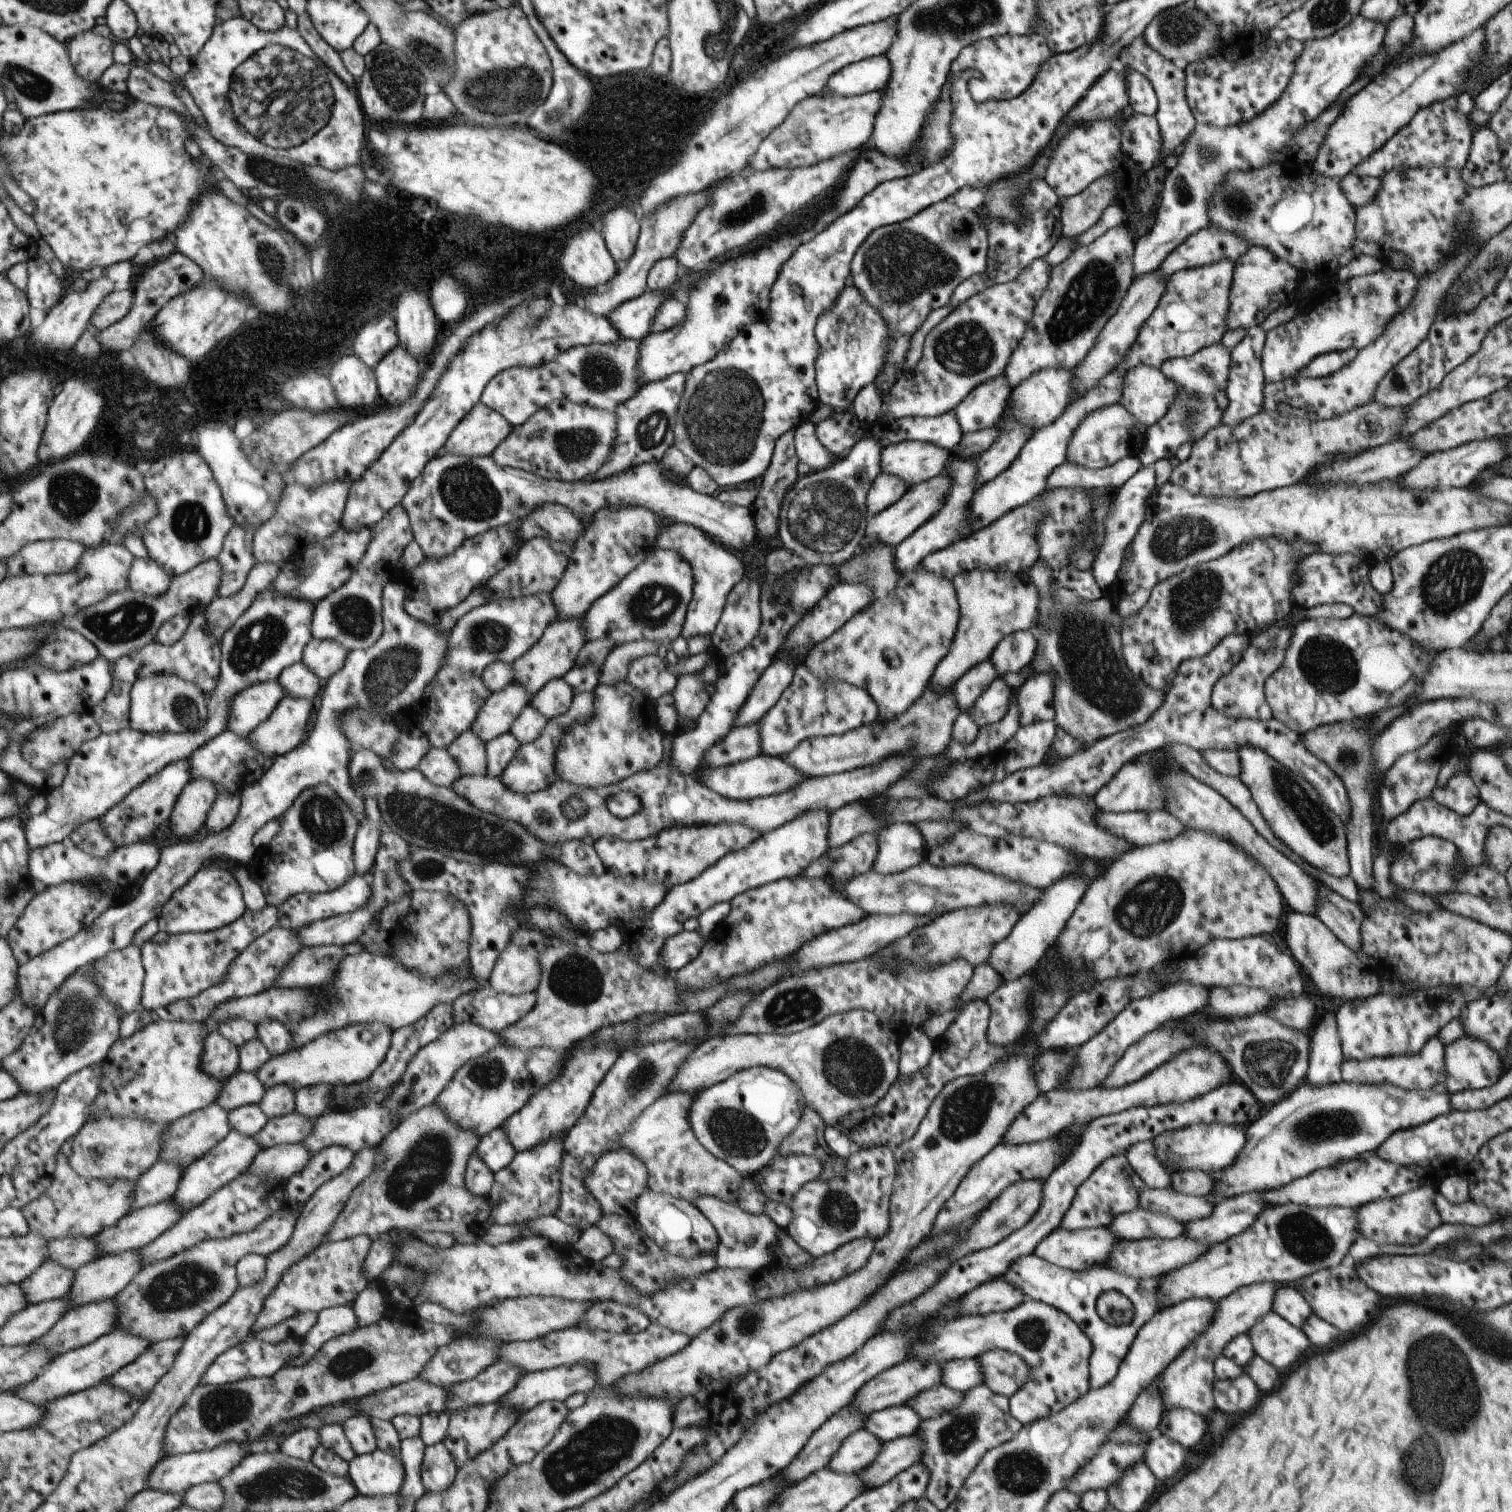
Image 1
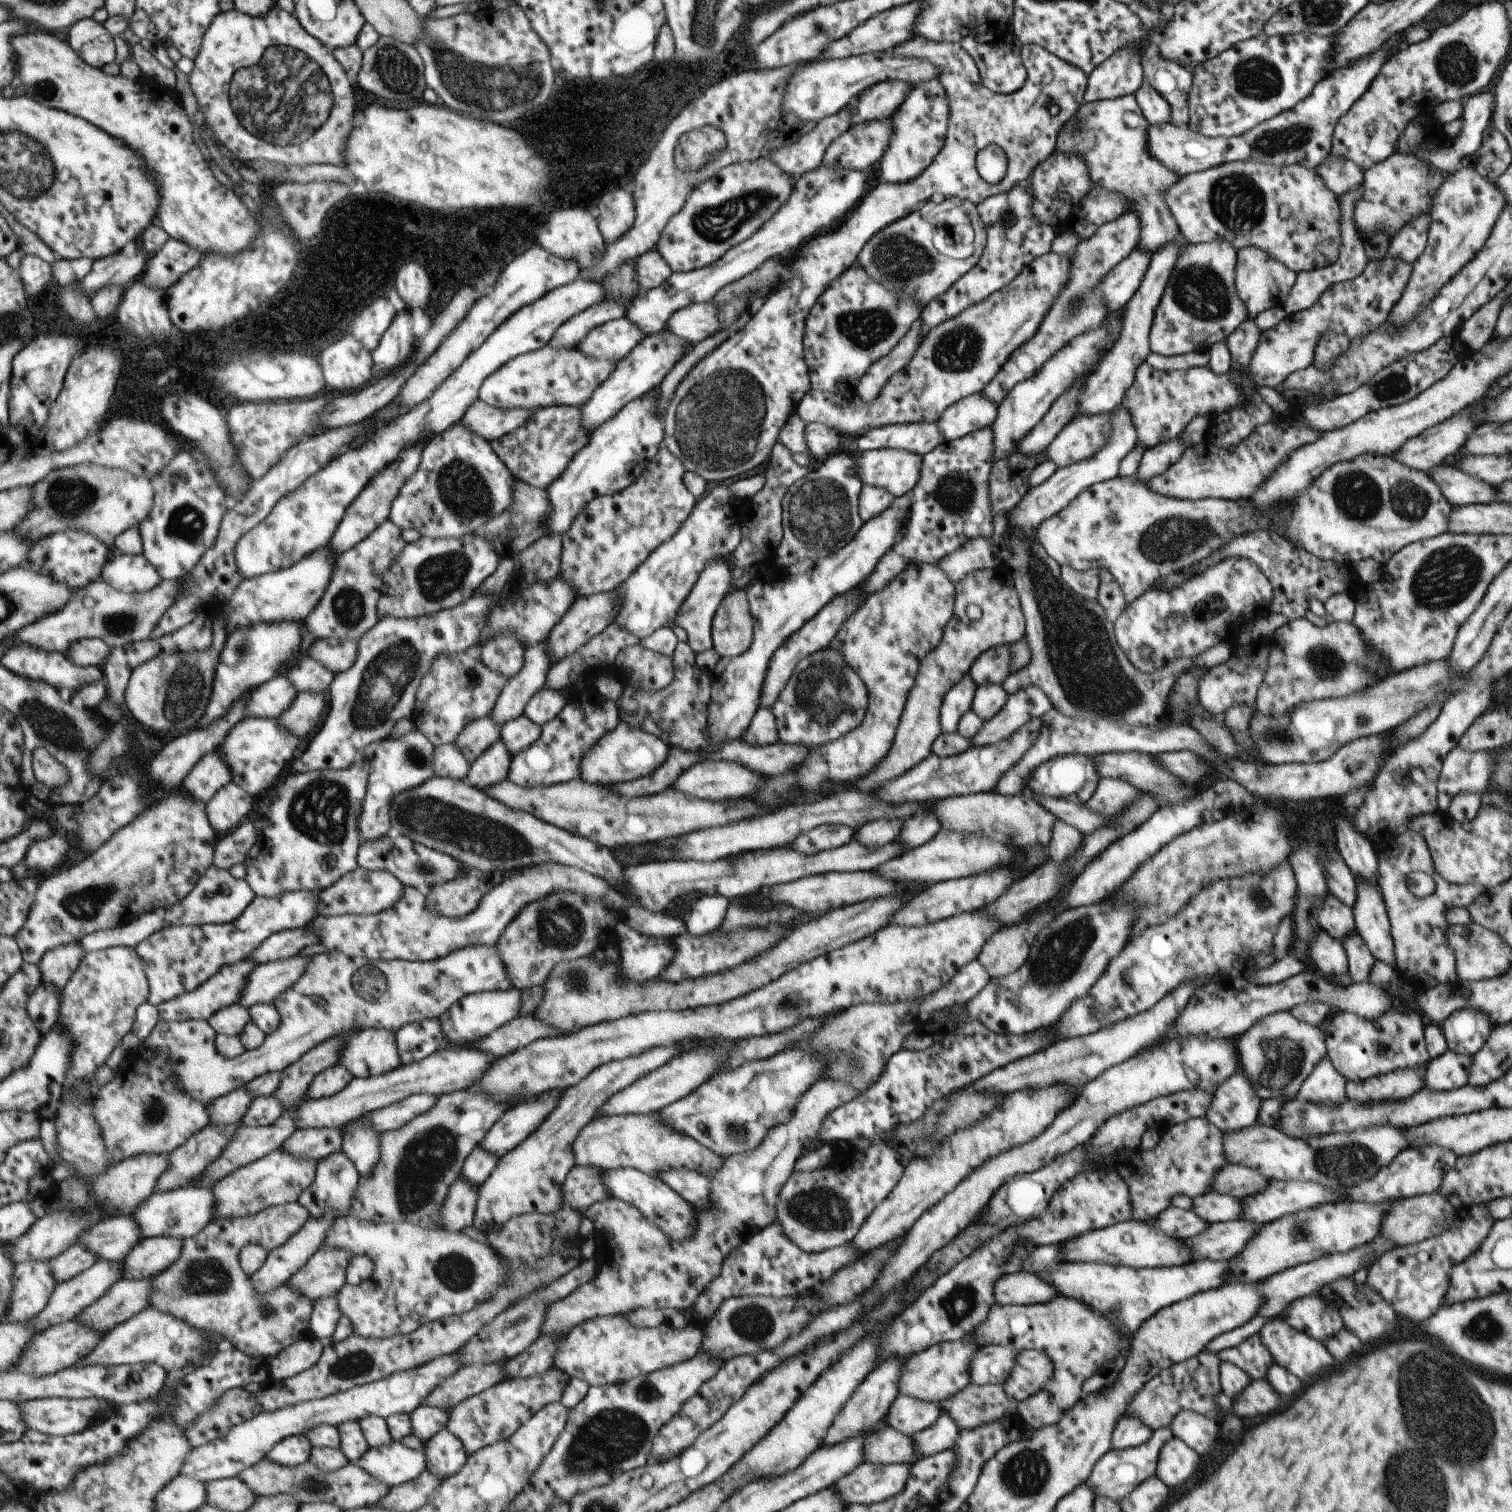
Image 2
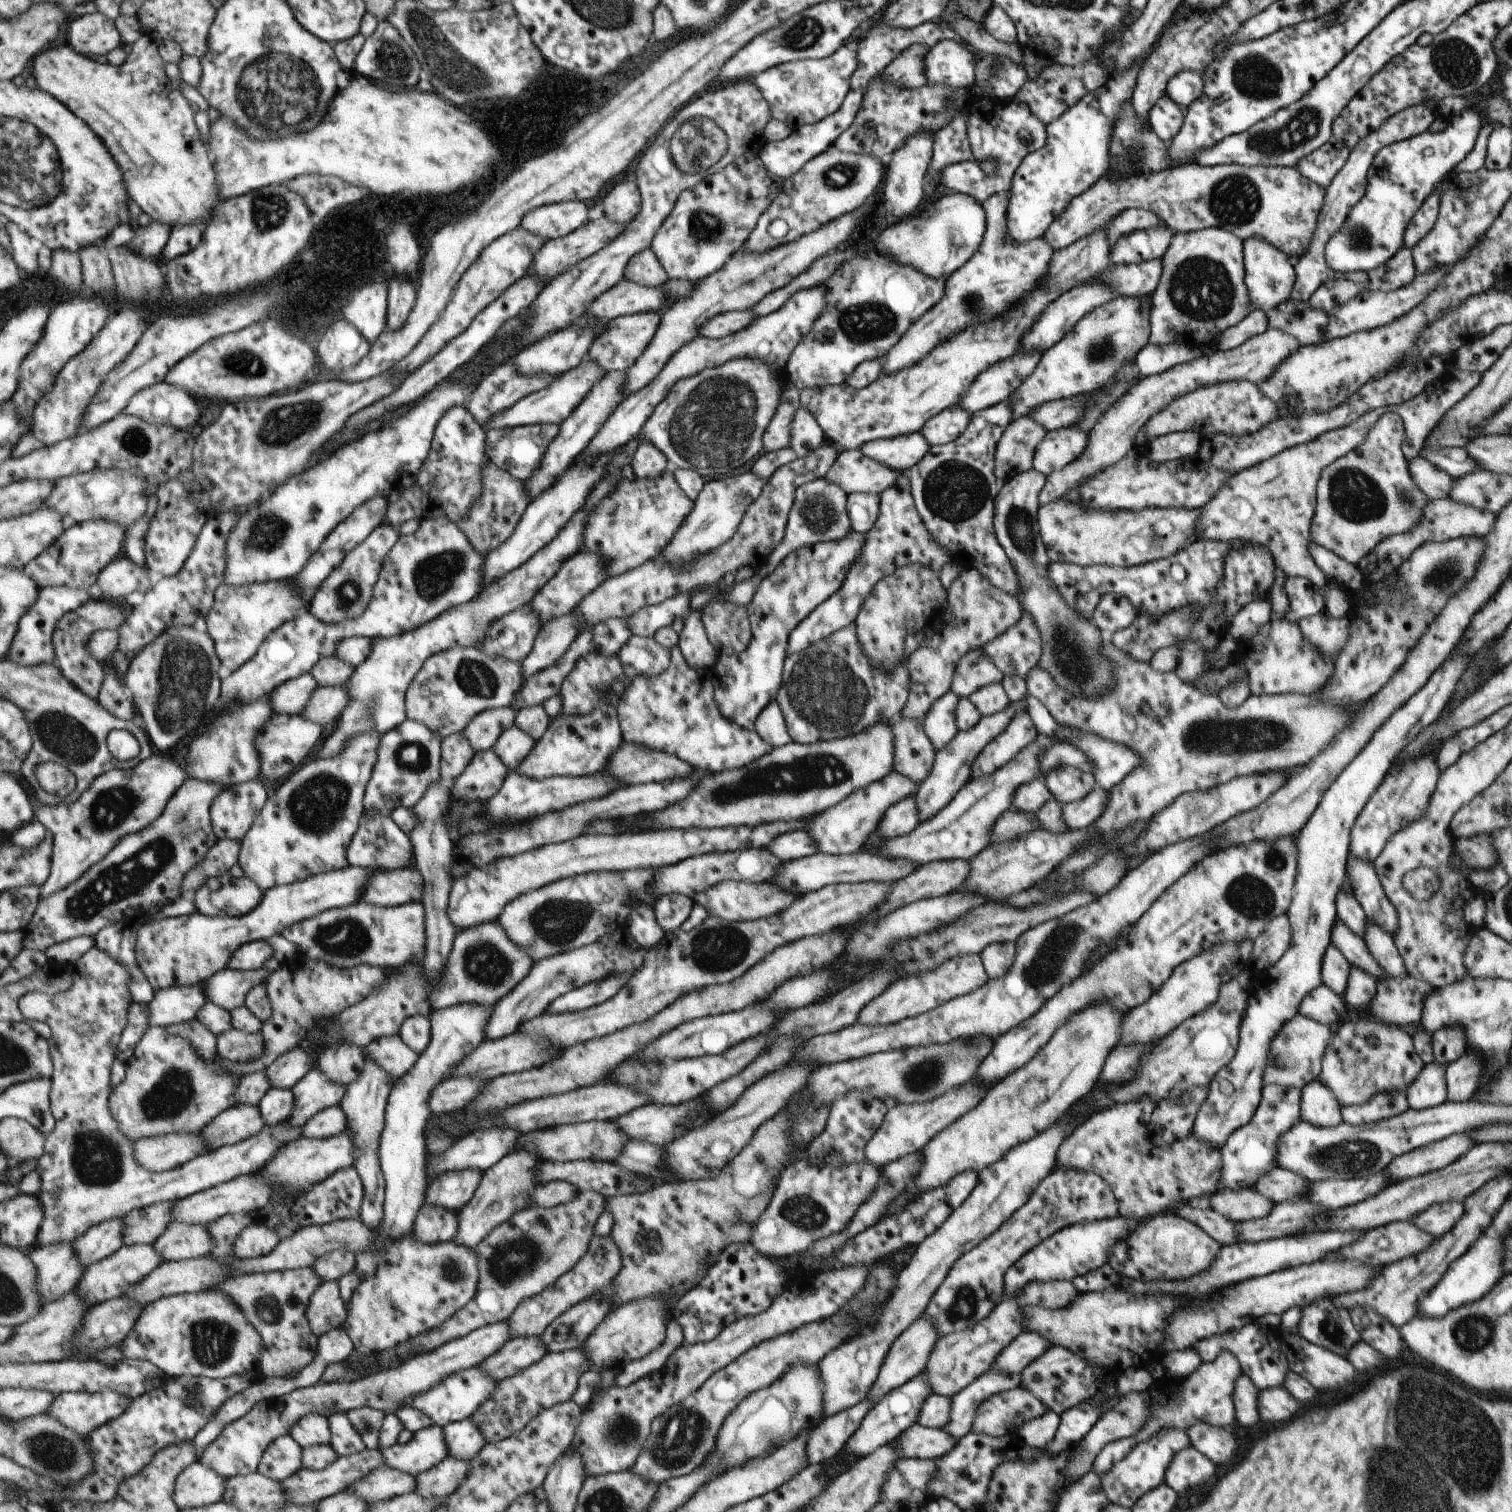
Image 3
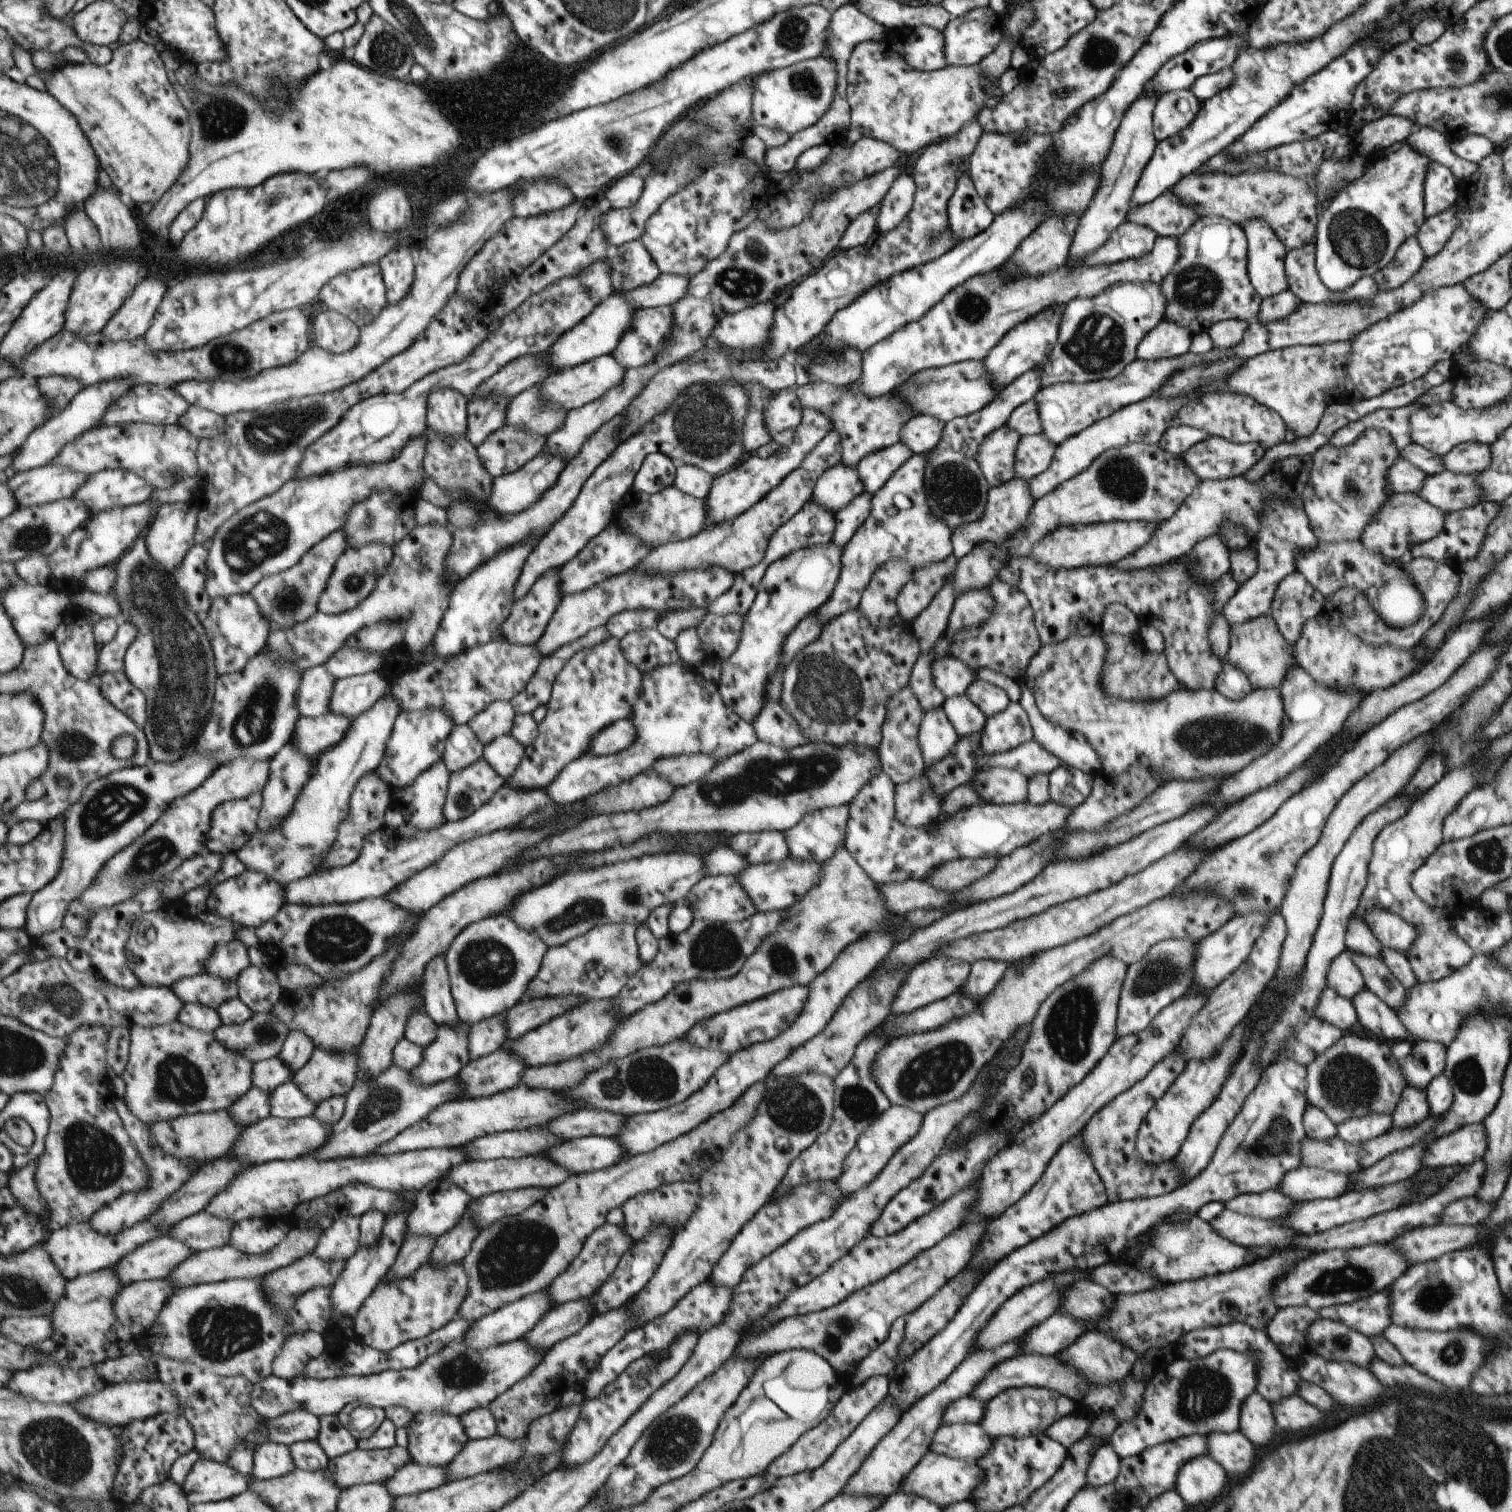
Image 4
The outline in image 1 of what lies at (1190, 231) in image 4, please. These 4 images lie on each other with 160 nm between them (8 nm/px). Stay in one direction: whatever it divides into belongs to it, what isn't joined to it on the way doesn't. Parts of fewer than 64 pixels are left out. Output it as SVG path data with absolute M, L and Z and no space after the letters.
M1222 258L1212 265L1181 269L1168 276L1157 306L1139 327L1135 340L1116 368L1122 372L1137 365L1159 369L1166 360L1191 356L1201 348L1219 342L1226 331L1233 265L1233 261Z

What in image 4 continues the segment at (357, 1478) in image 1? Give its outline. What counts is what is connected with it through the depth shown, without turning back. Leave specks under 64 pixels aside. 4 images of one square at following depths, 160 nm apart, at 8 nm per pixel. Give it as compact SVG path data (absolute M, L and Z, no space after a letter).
M437 1412L415 1413L415 1418L407 1426L409 1440L408 1450L414 1462L426 1466L443 1466L451 1464L455 1456L463 1450L469 1442L465 1424L455 1414L437 1414Z

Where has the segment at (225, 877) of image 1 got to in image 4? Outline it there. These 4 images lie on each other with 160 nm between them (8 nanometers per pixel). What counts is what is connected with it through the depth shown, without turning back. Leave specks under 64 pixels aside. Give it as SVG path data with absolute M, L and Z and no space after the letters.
M246 869L241 876L221 882L213 888L211 898L207 900L208 913L232 919L243 927L252 926L255 930L279 915L287 903L287 891L285 885L269 878L263 872Z

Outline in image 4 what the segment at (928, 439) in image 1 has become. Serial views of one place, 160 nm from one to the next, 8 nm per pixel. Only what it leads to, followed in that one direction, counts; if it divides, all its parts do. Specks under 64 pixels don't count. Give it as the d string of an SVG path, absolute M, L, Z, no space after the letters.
M898 441L877 452L871 452L859 460L855 470L857 470L857 478L863 486L862 492L873 496L909 456L912 456L909 448Z

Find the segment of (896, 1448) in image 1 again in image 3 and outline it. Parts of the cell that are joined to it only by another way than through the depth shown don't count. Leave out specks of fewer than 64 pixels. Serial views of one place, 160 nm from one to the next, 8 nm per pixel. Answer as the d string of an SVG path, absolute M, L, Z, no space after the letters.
M991 1368L981 1373L971 1384L950 1396L949 1420L943 1429L954 1439L971 1432L974 1410L992 1394L1015 1388L1020 1383L1020 1373L1007 1374Z

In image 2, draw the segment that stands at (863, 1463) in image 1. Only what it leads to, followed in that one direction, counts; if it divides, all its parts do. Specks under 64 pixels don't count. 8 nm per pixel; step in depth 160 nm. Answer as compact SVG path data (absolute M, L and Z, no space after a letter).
M877 1428L875 1432L868 1434L863 1448L863 1463L871 1464L913 1464L919 1460L919 1454L913 1448L911 1436L905 1436L901 1432L896 1432L893 1428Z

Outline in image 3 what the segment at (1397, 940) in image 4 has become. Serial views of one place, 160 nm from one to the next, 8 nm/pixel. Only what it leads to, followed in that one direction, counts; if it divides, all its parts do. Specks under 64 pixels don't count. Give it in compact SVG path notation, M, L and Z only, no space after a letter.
M1348 855L1346 876L1367 920L1393 936L1397 930L1396 912L1385 896L1372 862Z

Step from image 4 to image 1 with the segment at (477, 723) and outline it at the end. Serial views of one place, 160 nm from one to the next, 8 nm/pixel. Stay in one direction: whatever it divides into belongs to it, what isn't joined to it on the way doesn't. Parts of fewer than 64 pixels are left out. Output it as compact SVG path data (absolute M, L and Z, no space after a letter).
M470 730L450 744L447 750L457 761L463 776L487 773L487 751L483 741Z

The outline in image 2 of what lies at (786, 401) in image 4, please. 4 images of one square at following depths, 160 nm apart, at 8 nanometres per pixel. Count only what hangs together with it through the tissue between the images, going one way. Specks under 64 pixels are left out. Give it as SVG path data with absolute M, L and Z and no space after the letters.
M805 423L803 430L805 446L809 448L809 458L812 461L825 458L843 448L844 439L837 432L827 428L825 424Z

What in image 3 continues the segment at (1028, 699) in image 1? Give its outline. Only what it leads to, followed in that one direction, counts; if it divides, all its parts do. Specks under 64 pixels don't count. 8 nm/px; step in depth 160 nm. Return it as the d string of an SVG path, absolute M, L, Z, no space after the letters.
M1027 694L1018 701L1010 702L1002 711L982 716L973 728L966 731L957 731L956 735L945 746L934 751L933 766L930 768L927 778L919 784L919 790L915 794L919 822L925 822L931 816L935 816L955 796L955 792L963 786L963 782L969 780L970 764L977 753L1006 729L1015 713L1026 712L1026 700Z

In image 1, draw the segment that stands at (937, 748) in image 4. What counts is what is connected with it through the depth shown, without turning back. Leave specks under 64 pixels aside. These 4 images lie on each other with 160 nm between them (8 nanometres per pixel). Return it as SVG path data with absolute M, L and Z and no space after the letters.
M989 659L978 662L966 673L963 673L954 683L951 690L954 692L956 705L961 713L965 713L970 704L989 686L992 680L998 677L993 663Z

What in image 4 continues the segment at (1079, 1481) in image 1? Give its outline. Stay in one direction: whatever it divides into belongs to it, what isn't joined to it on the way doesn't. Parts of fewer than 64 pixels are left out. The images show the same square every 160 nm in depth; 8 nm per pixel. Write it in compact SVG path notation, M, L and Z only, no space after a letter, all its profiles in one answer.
M1197 1434L1157 1444L1135 1456L1121 1458L1119 1460L1119 1472L1111 1484L1121 1496L1122 1501L1129 1499L1129 1502L1137 1502L1137 1506L1144 1508L1159 1494L1174 1490L1177 1472L1181 1470L1181 1466L1187 1460L1199 1458L1206 1452L1206 1438Z

